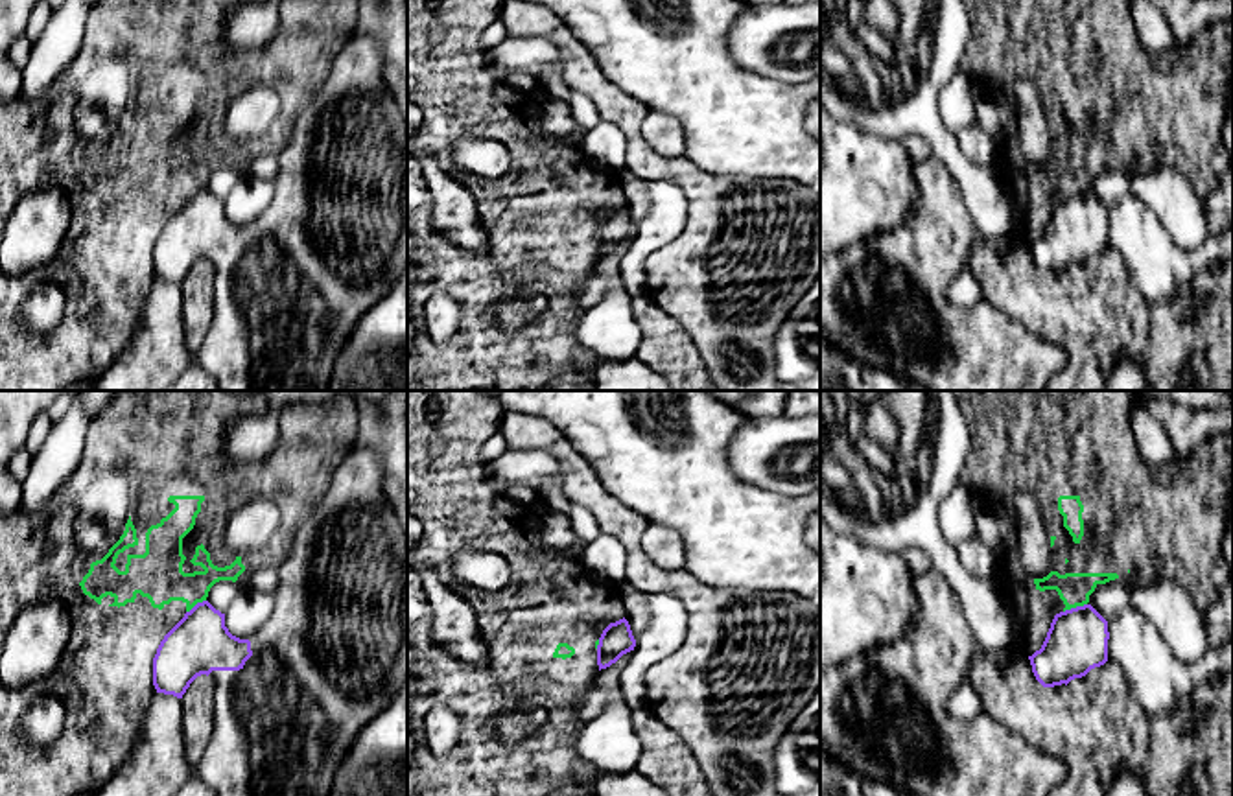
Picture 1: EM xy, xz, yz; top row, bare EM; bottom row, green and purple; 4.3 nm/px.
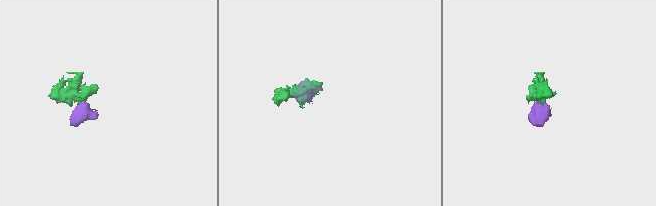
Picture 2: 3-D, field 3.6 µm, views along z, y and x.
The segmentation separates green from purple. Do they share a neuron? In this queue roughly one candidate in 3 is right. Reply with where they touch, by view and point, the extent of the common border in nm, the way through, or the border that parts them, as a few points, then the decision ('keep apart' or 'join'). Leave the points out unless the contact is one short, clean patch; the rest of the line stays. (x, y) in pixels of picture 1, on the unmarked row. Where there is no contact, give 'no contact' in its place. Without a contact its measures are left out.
yz (1075, 194) | 110 nm | along yz (1086, 190), (1064, 199) | keep apart

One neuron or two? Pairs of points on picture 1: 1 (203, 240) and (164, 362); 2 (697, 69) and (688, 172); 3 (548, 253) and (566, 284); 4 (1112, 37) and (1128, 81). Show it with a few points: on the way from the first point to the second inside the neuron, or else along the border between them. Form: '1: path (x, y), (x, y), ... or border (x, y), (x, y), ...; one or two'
1: path (174, 269), (164, 292), (164, 332); one
2: border (684, 155), (710, 174), (730, 175); two
3: path (555, 260), (561, 277); one
4: path (1112, 48), (1112, 65), (1117, 70); one

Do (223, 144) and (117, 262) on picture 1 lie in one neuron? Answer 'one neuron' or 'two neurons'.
one neuron

